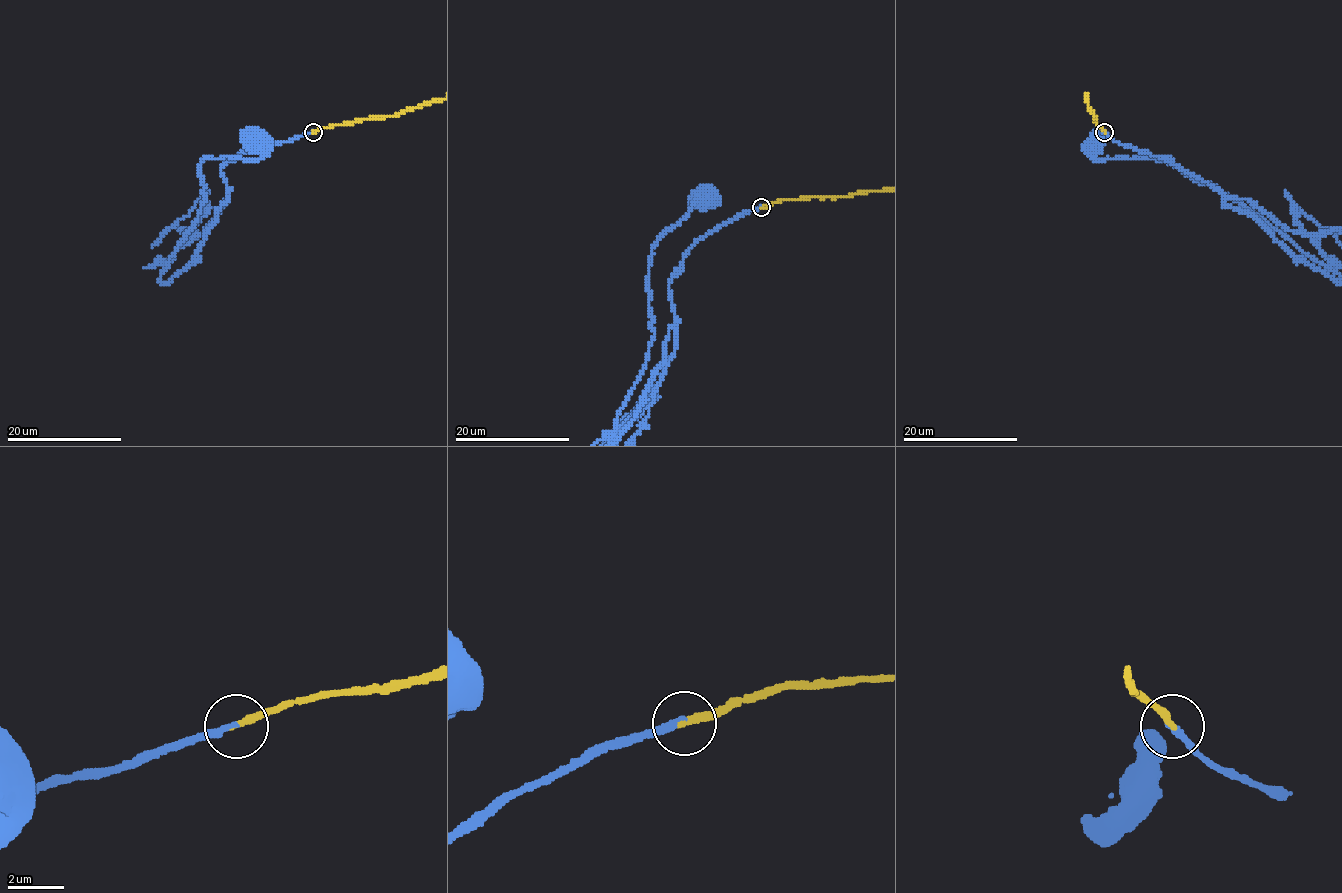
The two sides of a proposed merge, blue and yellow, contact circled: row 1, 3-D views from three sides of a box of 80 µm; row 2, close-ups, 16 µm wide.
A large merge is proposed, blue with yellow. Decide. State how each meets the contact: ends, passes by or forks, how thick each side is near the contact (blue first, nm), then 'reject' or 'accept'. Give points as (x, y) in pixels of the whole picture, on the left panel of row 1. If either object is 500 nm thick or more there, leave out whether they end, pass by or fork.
blue ends; yellow ends; calibres 220 and 240 nm; accept

